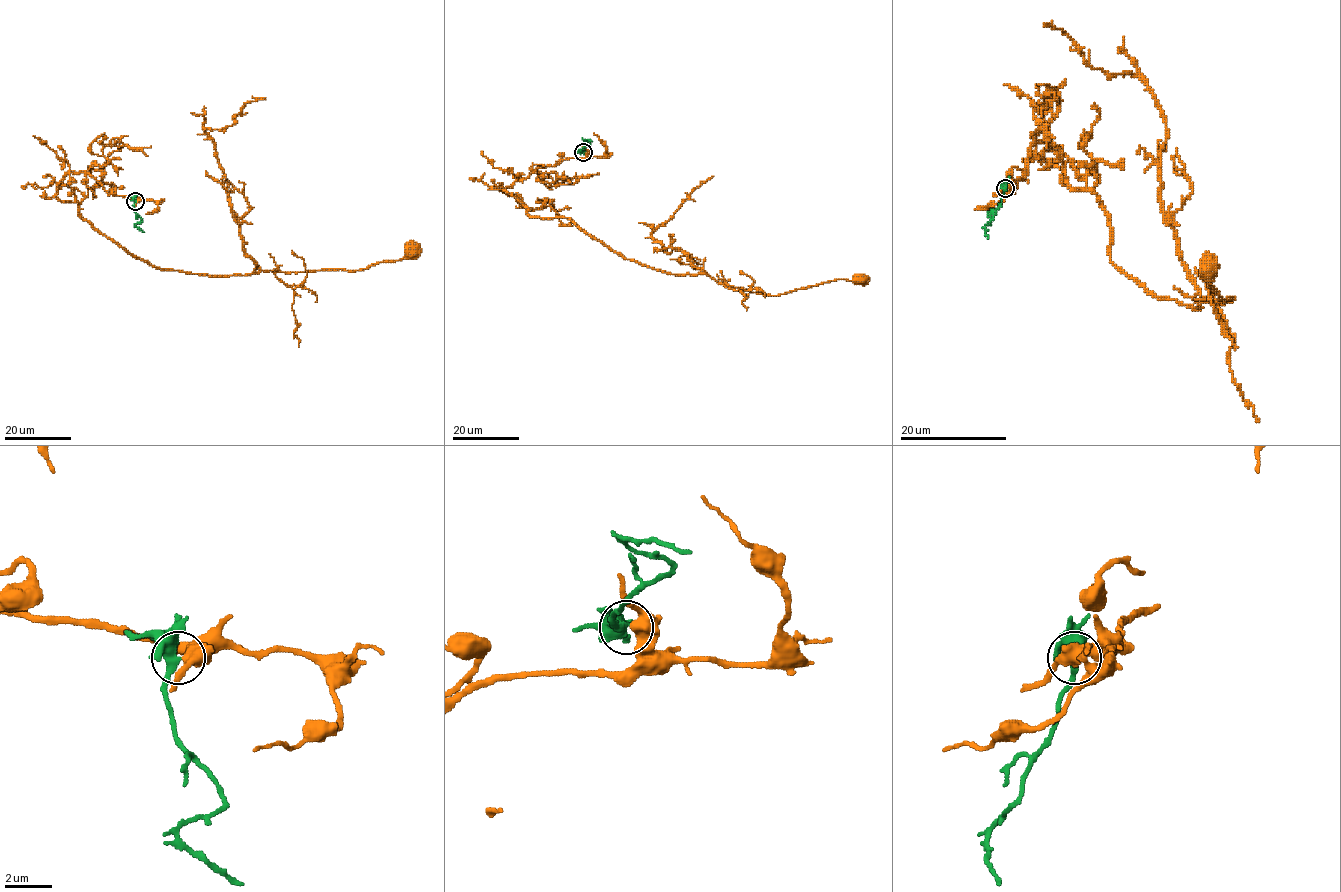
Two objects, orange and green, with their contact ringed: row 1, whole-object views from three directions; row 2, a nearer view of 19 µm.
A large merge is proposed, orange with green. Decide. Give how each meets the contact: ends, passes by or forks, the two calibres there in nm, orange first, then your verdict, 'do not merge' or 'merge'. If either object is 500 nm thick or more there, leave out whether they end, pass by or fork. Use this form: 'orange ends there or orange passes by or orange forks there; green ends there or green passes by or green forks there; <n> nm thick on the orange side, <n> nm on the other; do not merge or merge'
orange passes by; green passes by; 440 nm thick on the orange side, 440 nm on the other; do not merge

